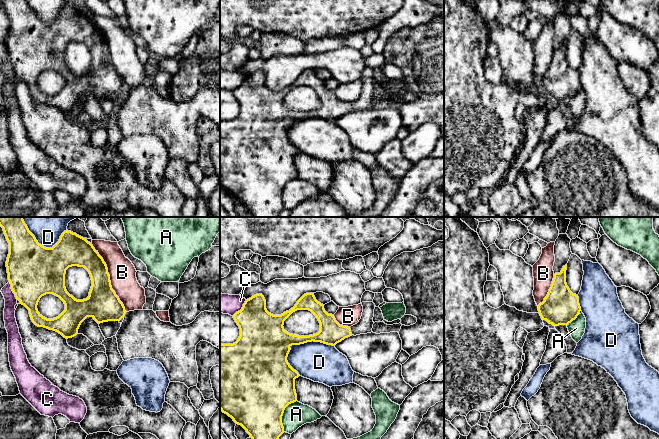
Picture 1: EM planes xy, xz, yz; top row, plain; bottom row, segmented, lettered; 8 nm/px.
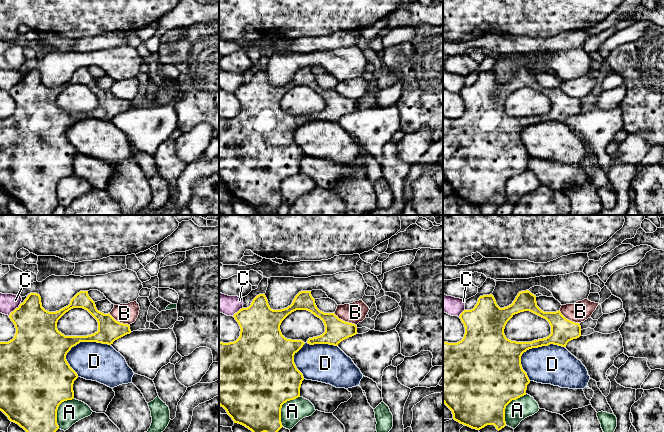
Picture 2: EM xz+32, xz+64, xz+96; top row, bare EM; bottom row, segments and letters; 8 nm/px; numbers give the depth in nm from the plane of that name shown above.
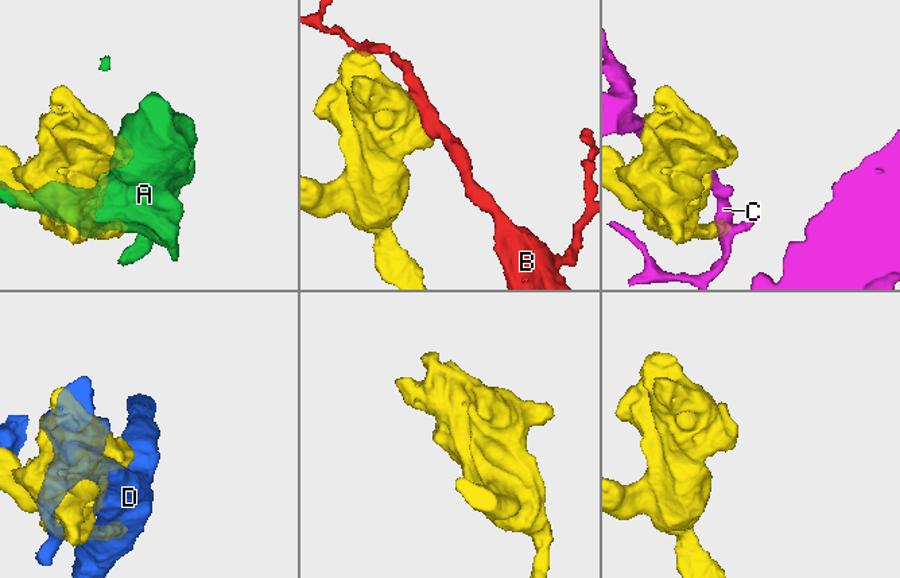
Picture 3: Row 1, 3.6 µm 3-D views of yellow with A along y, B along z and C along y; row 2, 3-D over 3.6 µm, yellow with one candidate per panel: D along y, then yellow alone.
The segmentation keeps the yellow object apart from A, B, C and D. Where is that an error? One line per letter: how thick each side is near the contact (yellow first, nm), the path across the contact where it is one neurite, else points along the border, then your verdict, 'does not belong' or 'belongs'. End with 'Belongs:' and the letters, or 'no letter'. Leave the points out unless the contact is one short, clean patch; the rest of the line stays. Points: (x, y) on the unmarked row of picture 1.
A: 500/200 nm | does not belong
B: 260/220 nm | does not belong
C: 420/100 nm | does not belong
D: 260/320 nm | does not belong
Belongs: no letter

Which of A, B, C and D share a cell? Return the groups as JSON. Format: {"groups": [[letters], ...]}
{"groups": [["A"], ["B"], ["C"], ["D"]]}

